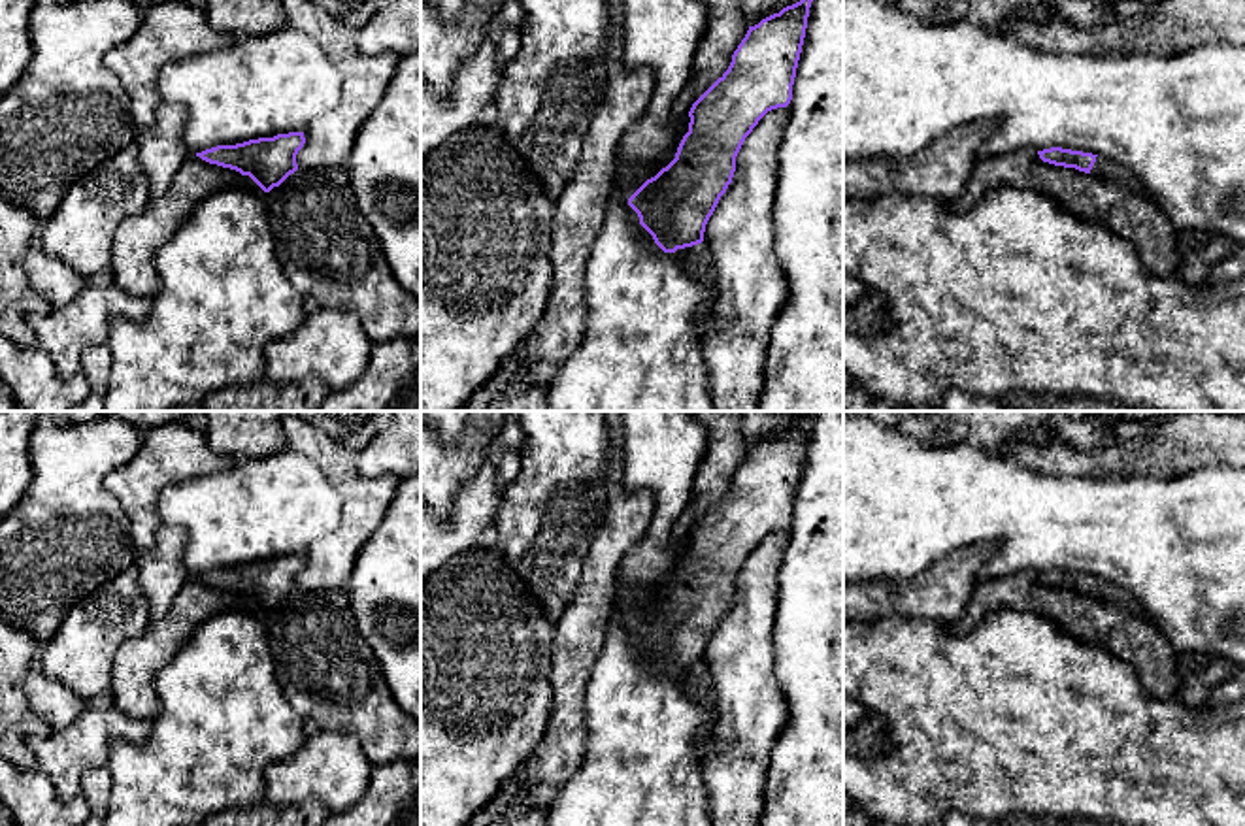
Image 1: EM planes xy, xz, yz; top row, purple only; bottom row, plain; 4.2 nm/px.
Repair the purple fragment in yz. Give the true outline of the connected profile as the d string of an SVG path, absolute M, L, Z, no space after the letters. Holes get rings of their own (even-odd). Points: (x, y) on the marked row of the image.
M1062 147L1043 149L1038 151L1038 155L1043 162L1064 168L1075 168L1085 173L1111 179L1136 194L1151 198L1149 190L1143 187L1143 183L1137 179L1134 172L1100 155L1071 151Z

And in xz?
M800 0L749 26L728 70L692 104L689 132L675 158L628 198L639 224L664 253L704 241L706 224L732 183L745 138L768 111L790 104L811 2Z

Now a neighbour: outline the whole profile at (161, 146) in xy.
M162 102L155 111L155 121L147 128L136 130L140 162L147 175L149 198L162 196L181 164L191 155L183 140L189 111L181 104Z

